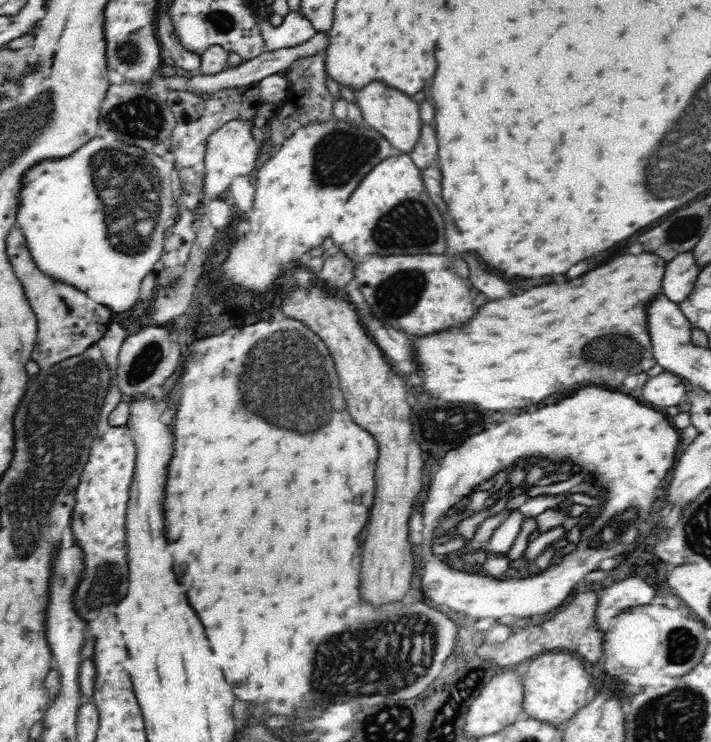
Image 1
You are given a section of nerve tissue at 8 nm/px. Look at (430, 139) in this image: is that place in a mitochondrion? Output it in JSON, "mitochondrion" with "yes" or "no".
{"mitochondrion":"no"}

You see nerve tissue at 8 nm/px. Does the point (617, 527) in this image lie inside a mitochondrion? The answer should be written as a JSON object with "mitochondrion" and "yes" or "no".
{"mitochondrion":"yes"}

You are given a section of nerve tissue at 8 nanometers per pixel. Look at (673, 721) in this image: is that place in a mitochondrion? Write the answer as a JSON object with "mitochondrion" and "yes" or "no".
{"mitochondrion":"yes"}

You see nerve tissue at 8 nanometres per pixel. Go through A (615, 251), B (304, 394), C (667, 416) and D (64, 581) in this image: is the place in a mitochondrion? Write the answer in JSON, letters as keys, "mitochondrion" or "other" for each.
{"A":"other","B":"mitochondrion","C":"other","D":"mitochondrion"}

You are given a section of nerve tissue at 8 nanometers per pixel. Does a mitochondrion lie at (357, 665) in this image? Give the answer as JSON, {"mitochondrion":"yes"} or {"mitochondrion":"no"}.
{"mitochondrion":"yes"}

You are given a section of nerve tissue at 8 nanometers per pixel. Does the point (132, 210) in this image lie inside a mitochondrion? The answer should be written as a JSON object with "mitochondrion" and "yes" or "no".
{"mitochondrion":"yes"}

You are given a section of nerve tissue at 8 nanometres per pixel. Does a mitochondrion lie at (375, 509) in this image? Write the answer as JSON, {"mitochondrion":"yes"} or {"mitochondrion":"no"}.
{"mitochondrion":"no"}

